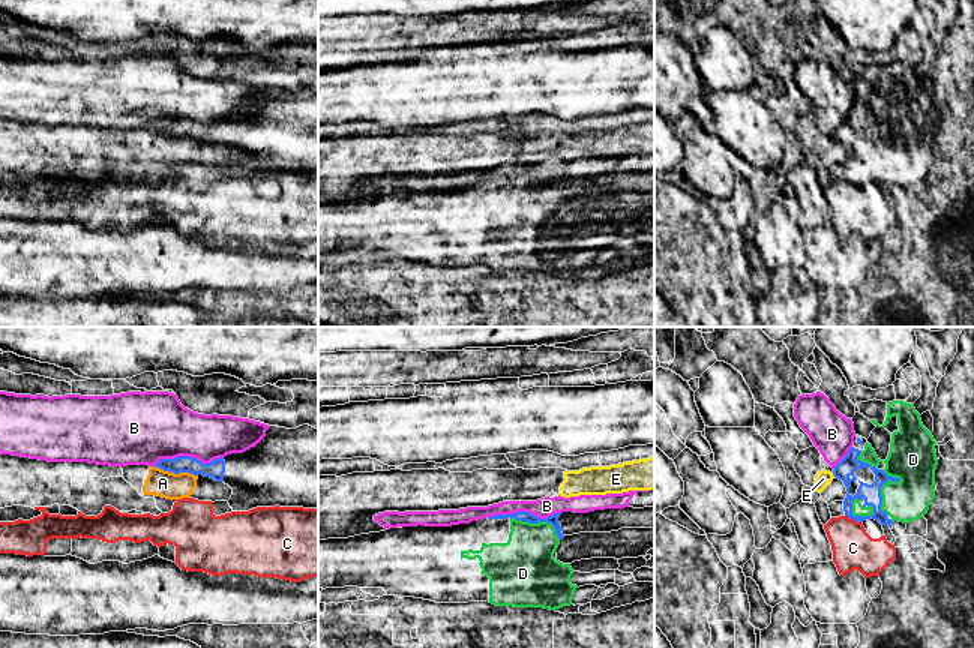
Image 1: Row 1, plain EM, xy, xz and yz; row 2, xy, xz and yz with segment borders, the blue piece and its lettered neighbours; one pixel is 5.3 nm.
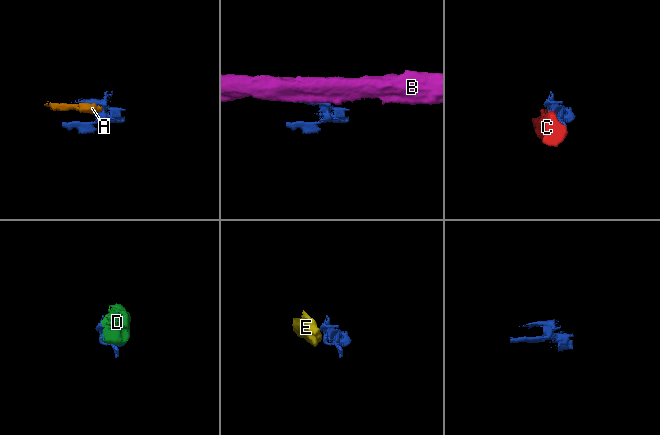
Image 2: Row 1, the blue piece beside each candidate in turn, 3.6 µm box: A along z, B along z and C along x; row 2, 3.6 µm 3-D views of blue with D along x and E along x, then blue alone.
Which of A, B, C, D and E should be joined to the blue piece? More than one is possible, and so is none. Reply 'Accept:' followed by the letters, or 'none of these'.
Accept: D

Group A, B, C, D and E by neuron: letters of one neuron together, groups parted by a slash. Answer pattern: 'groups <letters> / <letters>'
groups A E / B / C / D

